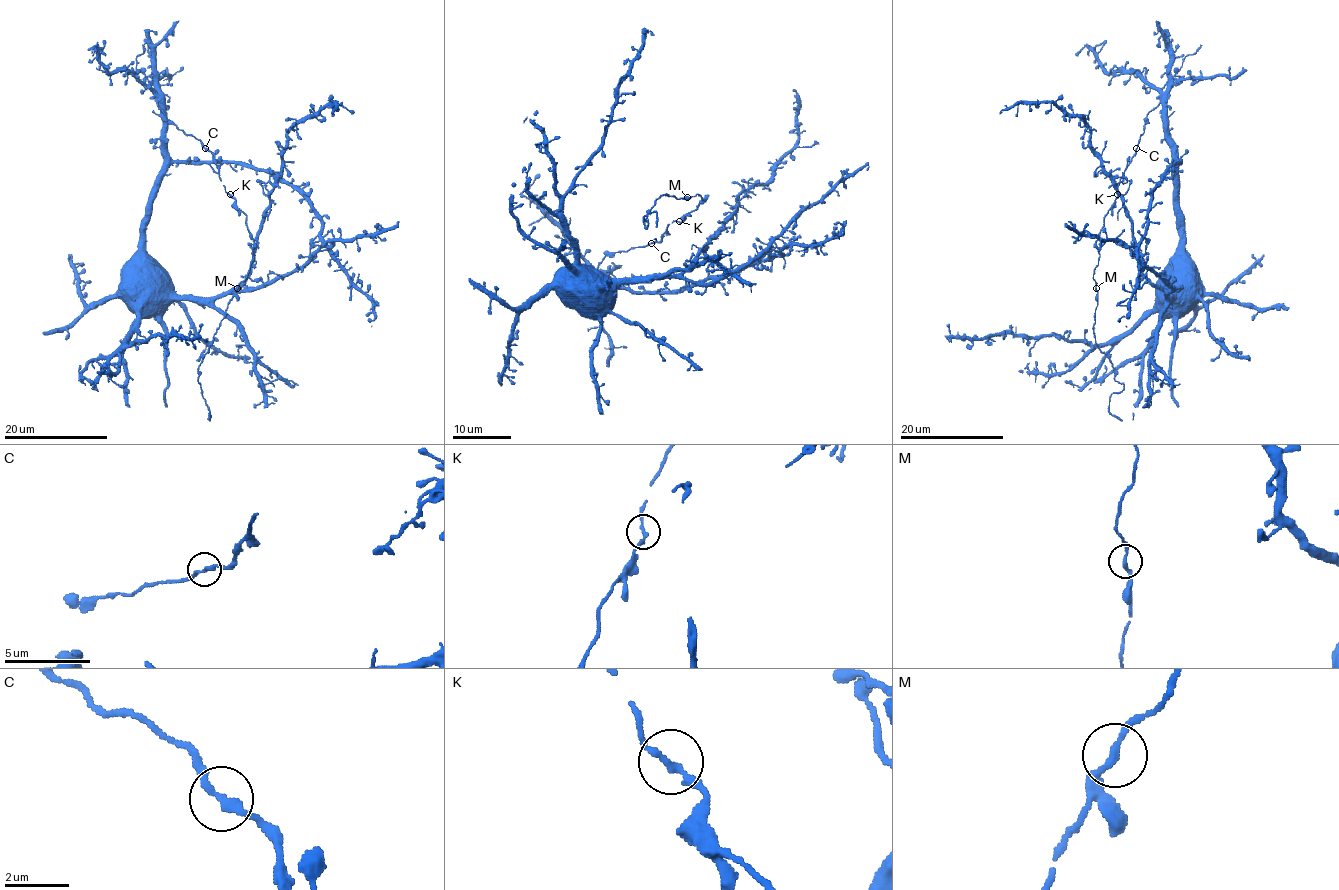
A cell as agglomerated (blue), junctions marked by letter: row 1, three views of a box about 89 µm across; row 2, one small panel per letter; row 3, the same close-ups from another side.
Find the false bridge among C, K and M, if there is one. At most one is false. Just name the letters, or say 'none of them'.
none of them

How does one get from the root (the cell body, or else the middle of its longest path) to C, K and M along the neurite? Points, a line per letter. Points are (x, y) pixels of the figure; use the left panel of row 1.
C: (137, 285), (131, 259), (138, 249), (140, 224), (164, 161), (163, 118), (158, 103), (171, 122), (205, 148)
K: (137, 285), (131, 259), (164, 161), (159, 101), (167, 118), (214, 157), (230, 194)
M: (137, 285), (131, 259), (164, 161), (159, 101), (214, 157), (247, 216), (253, 260), (238, 287)

